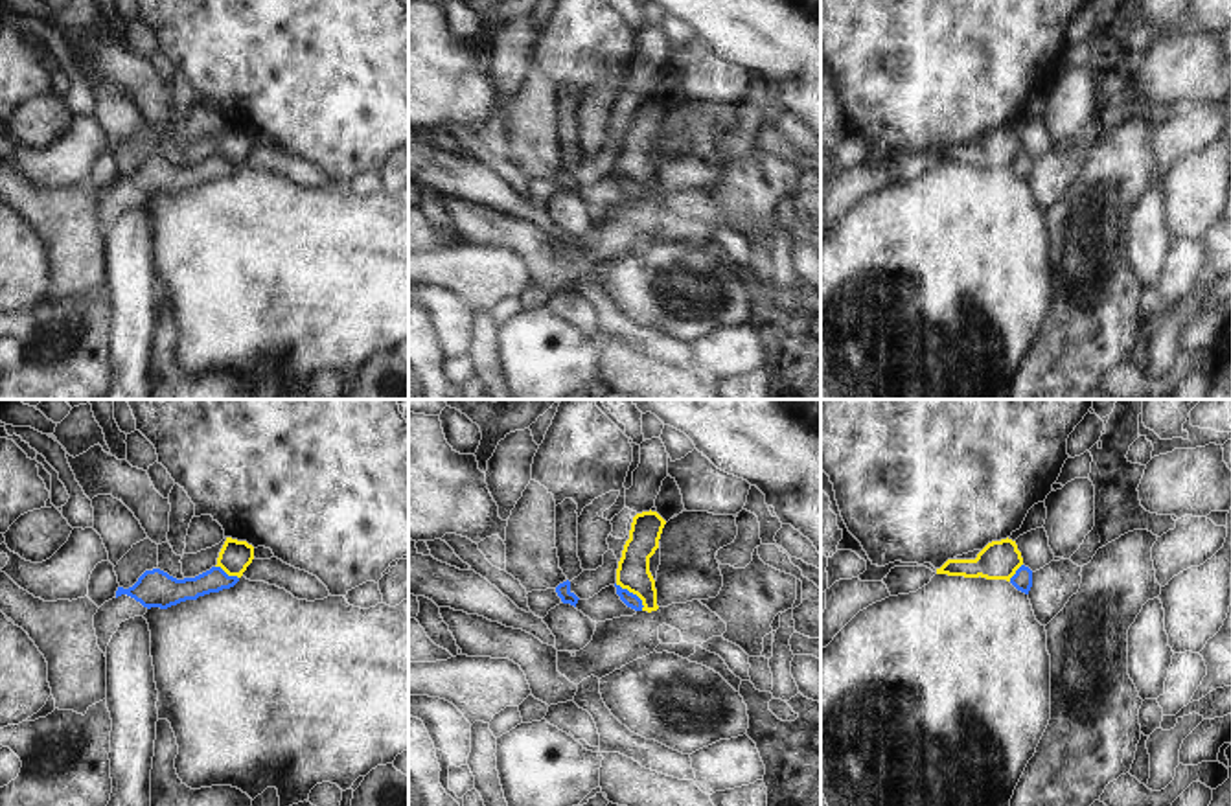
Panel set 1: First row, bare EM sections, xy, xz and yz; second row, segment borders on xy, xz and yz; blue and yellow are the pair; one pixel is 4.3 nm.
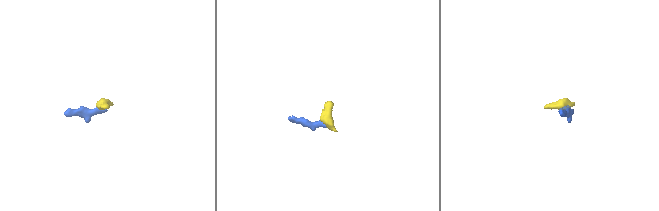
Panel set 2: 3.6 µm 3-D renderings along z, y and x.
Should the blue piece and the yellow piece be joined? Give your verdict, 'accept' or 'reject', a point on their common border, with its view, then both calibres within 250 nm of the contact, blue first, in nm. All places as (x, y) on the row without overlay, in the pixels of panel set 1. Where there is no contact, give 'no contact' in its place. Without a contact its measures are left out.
reject; meets blue in xz at (632, 181); 70 nm thick on the blue side, 140 nm on the other

